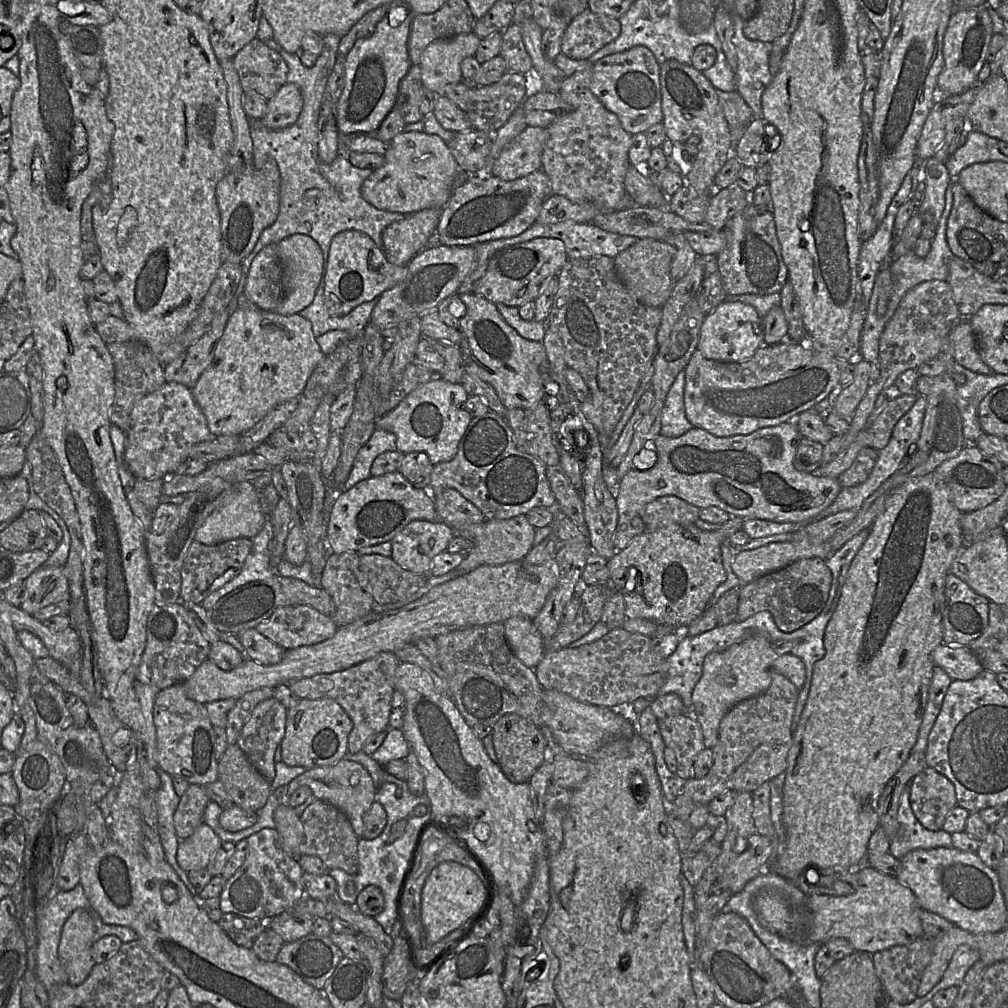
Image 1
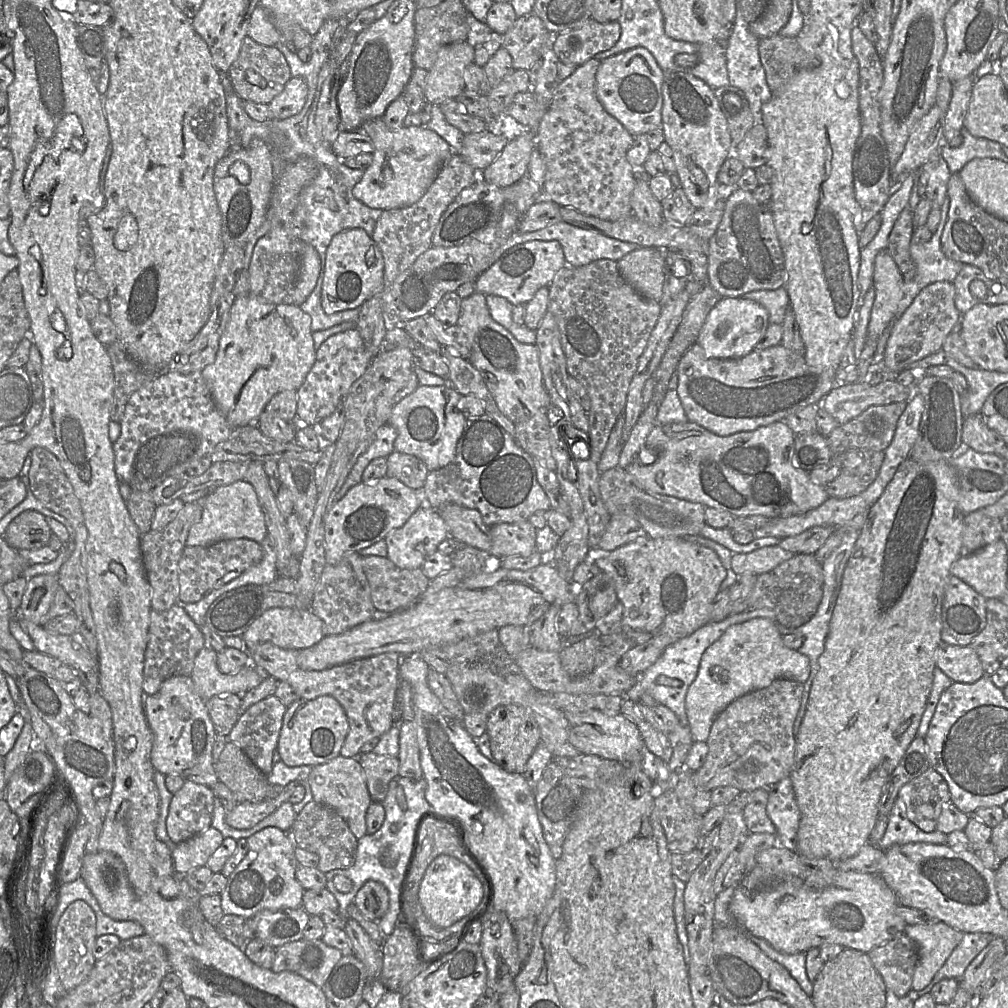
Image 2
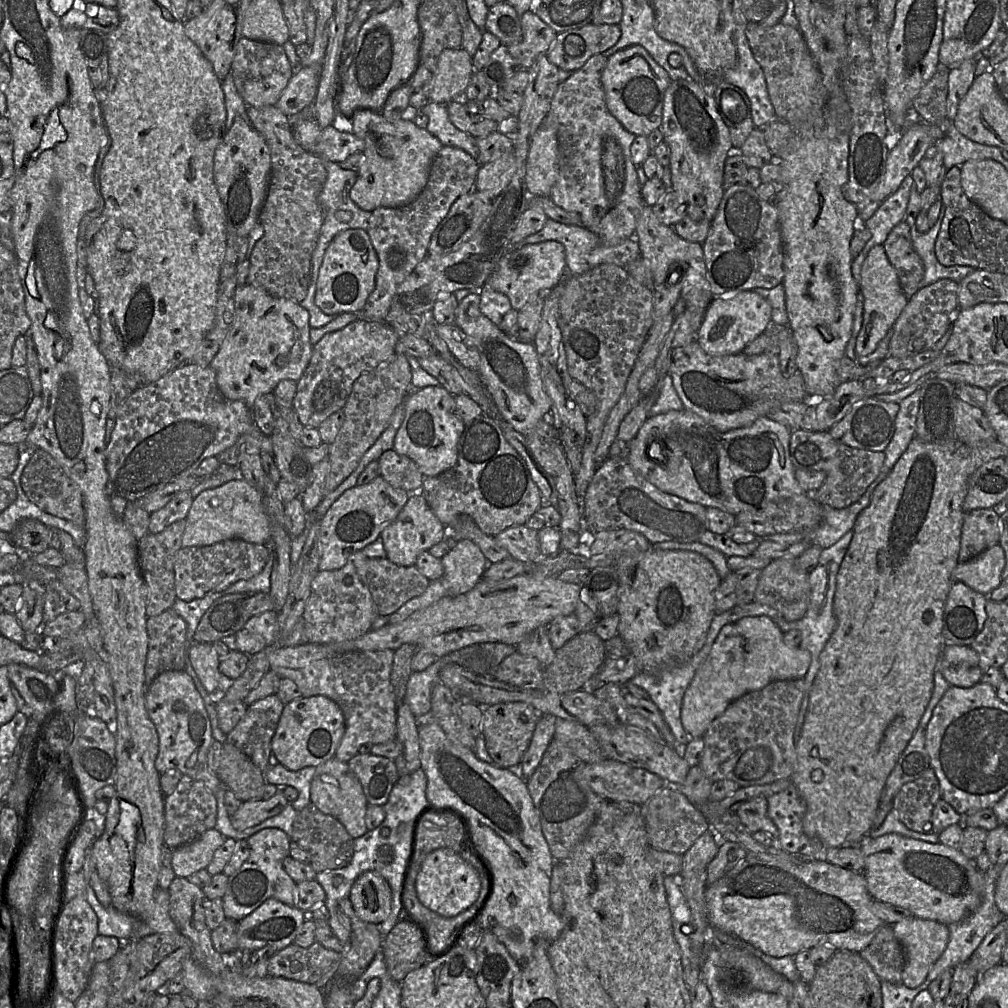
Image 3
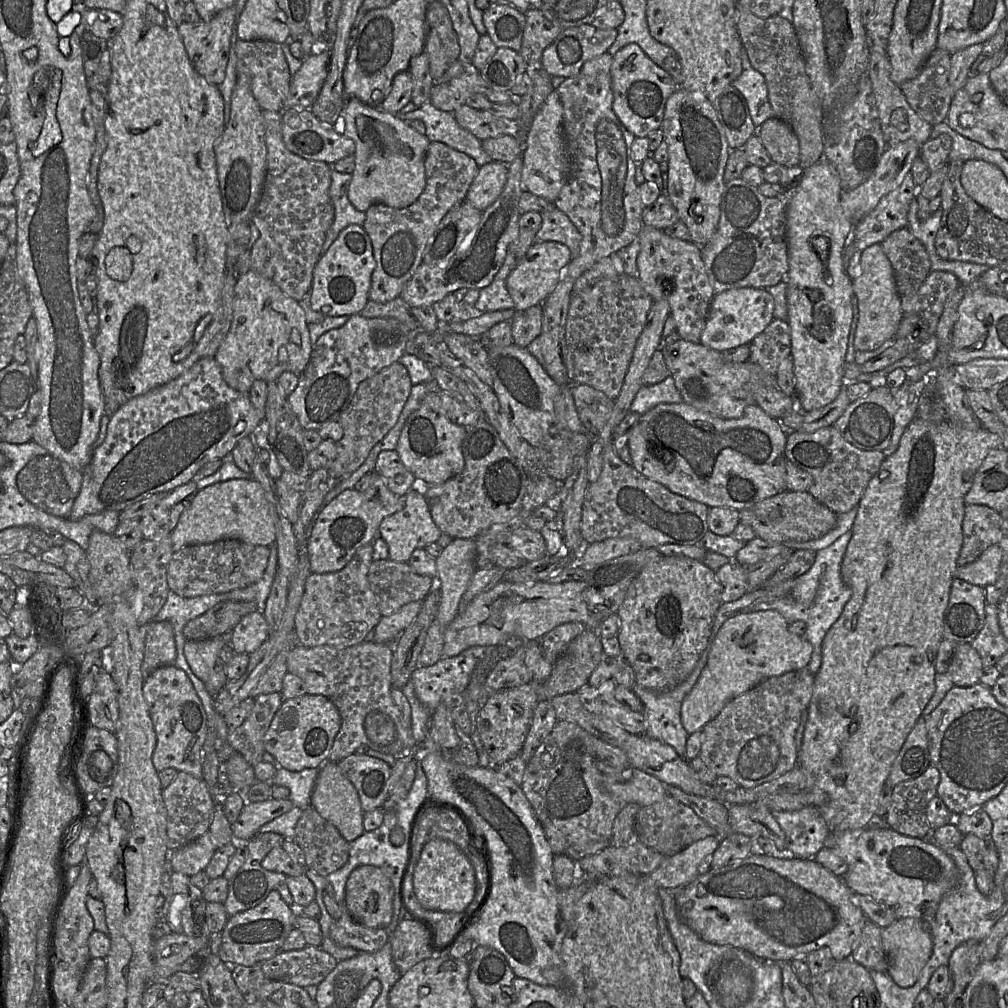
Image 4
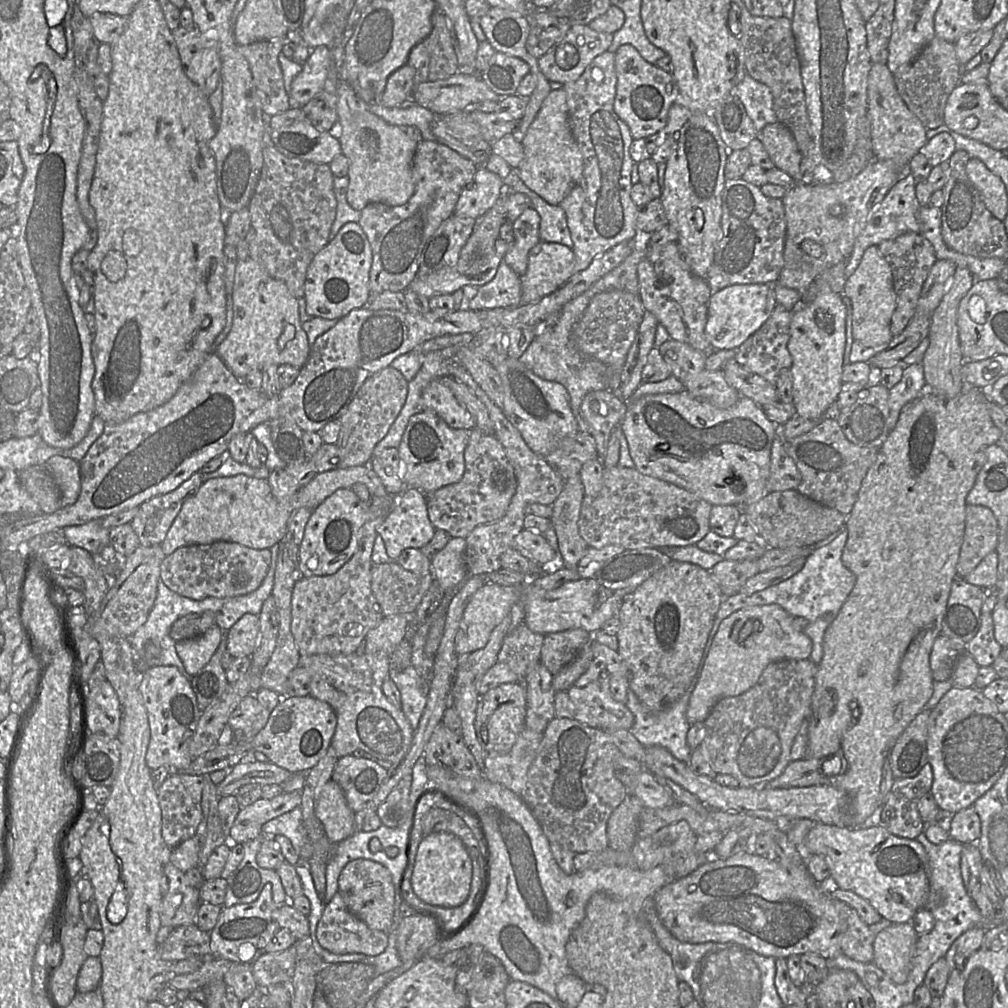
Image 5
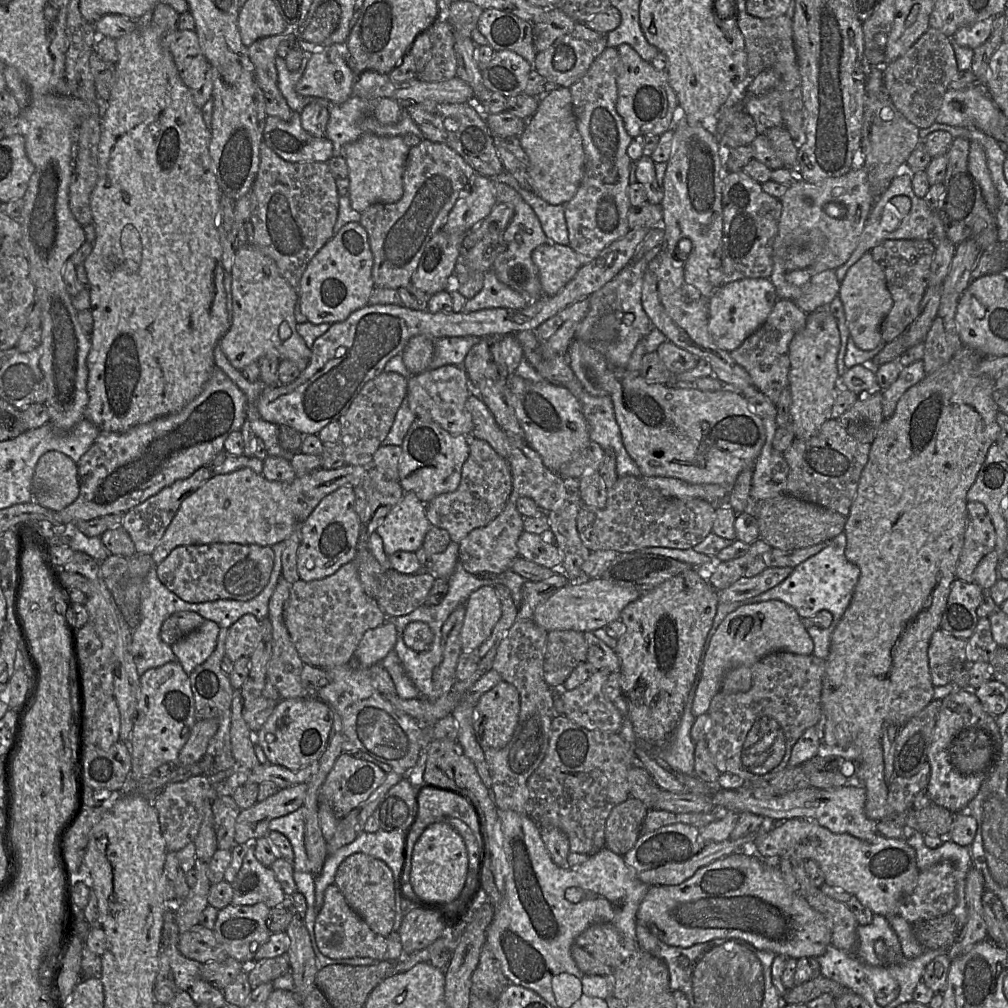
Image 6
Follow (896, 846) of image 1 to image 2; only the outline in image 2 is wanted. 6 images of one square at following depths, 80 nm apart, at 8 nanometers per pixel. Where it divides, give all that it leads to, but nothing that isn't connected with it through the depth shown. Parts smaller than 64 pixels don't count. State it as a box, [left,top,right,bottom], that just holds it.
[877,797,947,852]

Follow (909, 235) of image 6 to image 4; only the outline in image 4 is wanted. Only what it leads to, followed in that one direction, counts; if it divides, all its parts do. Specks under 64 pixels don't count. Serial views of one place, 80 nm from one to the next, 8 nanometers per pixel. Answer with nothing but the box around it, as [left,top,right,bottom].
[846,172,917,280]

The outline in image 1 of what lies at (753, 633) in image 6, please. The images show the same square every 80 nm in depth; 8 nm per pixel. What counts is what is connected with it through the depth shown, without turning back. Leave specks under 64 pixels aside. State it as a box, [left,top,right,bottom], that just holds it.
[692,634,806,750]

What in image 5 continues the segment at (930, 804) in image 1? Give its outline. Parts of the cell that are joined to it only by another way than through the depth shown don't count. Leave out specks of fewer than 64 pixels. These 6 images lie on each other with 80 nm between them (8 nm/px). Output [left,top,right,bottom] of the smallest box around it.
[875,763,933,839]

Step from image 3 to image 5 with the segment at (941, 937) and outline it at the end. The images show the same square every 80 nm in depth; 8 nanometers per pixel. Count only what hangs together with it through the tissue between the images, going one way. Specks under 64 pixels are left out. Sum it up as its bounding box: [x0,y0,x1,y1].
[873,922,918,983]

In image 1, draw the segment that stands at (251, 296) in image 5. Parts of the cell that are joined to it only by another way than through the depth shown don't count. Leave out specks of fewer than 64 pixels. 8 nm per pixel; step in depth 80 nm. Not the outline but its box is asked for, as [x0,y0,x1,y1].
[193,308,324,437]

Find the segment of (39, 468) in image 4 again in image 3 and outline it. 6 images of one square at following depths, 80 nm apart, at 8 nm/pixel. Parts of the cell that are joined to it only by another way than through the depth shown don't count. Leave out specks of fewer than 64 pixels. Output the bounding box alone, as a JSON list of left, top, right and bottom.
[21,448,85,526]

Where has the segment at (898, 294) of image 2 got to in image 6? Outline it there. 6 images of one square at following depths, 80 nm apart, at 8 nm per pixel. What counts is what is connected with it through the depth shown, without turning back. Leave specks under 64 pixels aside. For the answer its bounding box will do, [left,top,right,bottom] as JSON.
[838,251,893,350]

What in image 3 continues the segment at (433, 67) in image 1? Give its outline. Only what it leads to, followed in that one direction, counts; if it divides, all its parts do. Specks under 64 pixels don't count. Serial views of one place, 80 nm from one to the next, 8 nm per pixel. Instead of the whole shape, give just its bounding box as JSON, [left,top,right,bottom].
[430,48,474,104]

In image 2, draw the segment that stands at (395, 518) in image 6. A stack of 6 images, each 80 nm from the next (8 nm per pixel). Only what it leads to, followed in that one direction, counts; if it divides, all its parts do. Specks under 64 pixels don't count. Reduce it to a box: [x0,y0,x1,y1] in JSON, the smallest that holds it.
[385,499,449,569]

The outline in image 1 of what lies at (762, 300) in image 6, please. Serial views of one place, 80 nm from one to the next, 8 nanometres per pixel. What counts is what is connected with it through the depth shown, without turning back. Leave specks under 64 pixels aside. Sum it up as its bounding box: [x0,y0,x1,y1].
[697,301,763,362]

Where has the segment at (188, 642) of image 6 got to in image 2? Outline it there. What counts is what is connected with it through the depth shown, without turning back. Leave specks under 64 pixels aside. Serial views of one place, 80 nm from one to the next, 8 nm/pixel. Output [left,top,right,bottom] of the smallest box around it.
[191,646,267,701]

